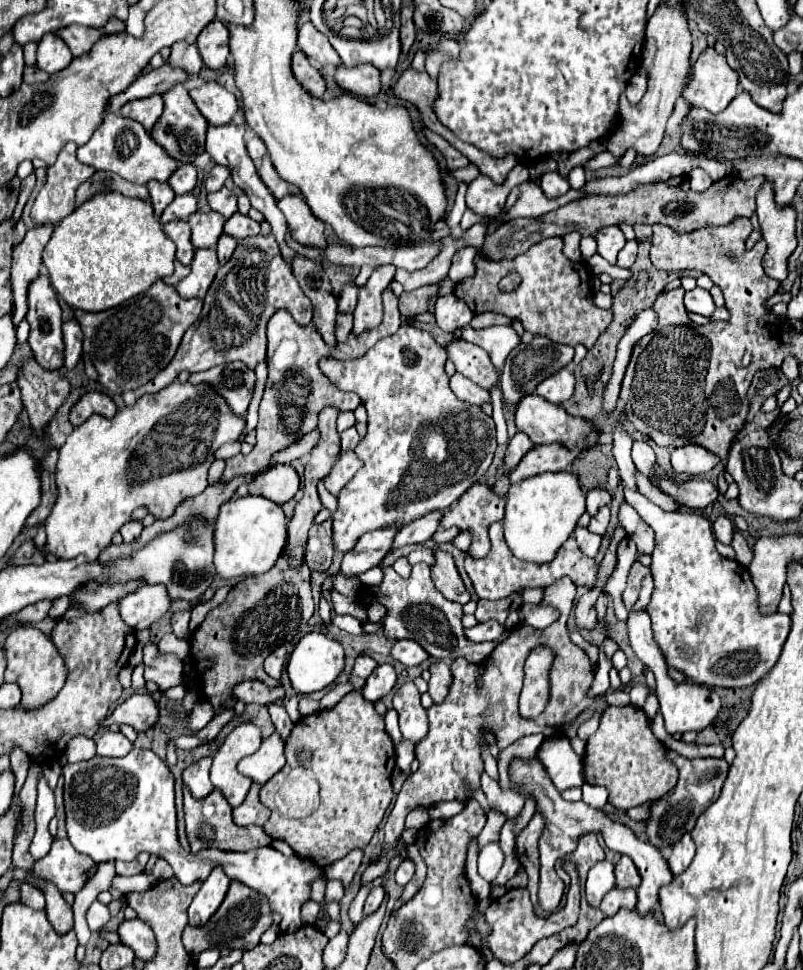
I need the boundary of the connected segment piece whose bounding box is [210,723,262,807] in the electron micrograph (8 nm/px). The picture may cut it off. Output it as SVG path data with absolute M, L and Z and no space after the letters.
M242 723L226 737L224 745L214 755L214 763L210 769L212 785L228 799L232 807L238 807L244 801L252 785L248 777L238 773L236 765L242 757L254 753L260 747L260 743L262 743L260 729L252 723Z

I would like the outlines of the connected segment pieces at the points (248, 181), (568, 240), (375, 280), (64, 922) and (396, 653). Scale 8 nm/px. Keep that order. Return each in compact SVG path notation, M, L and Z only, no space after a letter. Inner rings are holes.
M236 123L210 125L210 127L208 127L208 137L206 137L206 151L210 153L210 157L212 157L218 165L226 165L226 167L232 169L232 179L234 179L234 183L236 183L240 189L246 191L252 207L258 209L258 211L266 217L266 221L268 221L270 227L272 227L272 235L276 237L276 241L278 241L278 245L280 245L280 251L282 251L284 261L286 261L286 263L292 263L292 259L296 257L296 251L286 243L286 233L288 233L286 219L282 217L282 211L278 209L274 195L266 189L266 185L262 185L262 179L260 179L258 173L256 173L254 161L250 159L250 155L248 155L248 151L246 151L244 131L246 131L246 127L244 127L244 125L236 125Z
M572 231L572 233L568 233L566 237L564 237L564 243L566 243L566 247L564 247L564 251L566 251L566 255L572 259L572 261L582 261L582 253L580 253L580 233L578 231Z
M382 265L382 269L376 269L368 283L358 293L358 305L354 311L354 335L362 335L366 329L374 329L382 323L382 293L388 287L388 283L394 279L396 267L394 265Z
M41 879L37 880L39 888L44 892L47 917L54 929L60 935L64 935L73 928L74 918L71 906L69 906L62 894L52 884Z
M410 639L396 641L396 645L392 647L392 657L398 659L400 663L404 663L406 667L420 665L426 659L430 659L430 655L426 653L426 649L422 649L422 645L418 645L416 641L410 641Z

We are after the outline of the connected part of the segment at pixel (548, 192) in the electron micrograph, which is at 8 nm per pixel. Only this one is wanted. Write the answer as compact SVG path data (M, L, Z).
M548 171L540 179L540 187L542 187L542 191L548 199L556 199L556 197L564 195L570 189L570 183L558 171Z

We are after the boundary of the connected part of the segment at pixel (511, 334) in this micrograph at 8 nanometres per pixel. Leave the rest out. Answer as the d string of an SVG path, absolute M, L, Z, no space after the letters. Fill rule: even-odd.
M494 325L494 327L486 327L486 329L466 327L462 331L462 337L466 341L482 347L490 355L490 359L498 371L502 369L508 353L522 343L522 337L514 331L512 325Z

